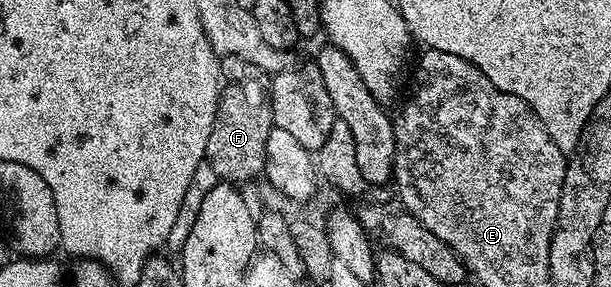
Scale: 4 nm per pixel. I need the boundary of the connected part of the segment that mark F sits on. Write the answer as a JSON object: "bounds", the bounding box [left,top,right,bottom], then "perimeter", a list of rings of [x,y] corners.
{"bounds":[205,55,274,185],"perimeter":[[[227,55],[221,59],[221,81],[215,125],[211,137],[207,137],[205,162],[215,169],[218,180],[242,185],[260,176],[265,169],[267,137],[274,127],[269,104],[270,80],[251,61]]]}

